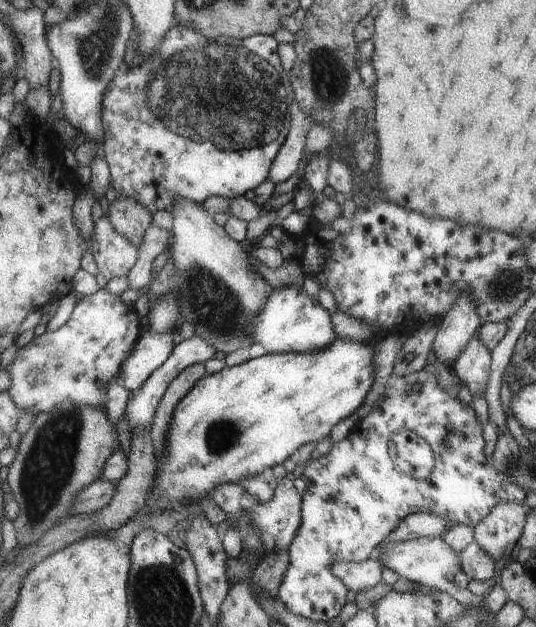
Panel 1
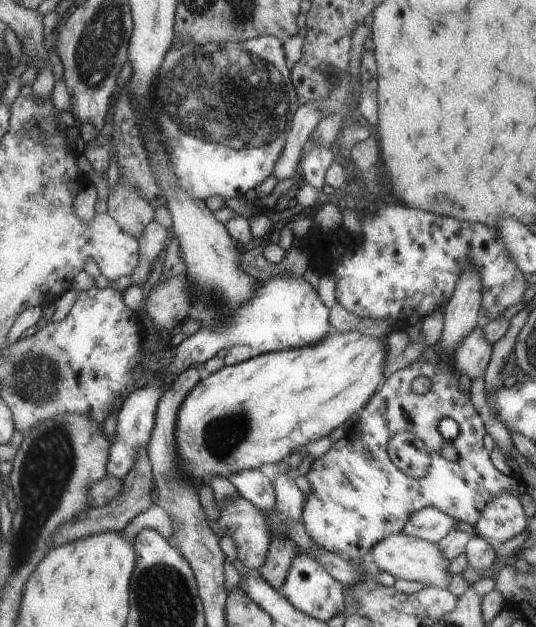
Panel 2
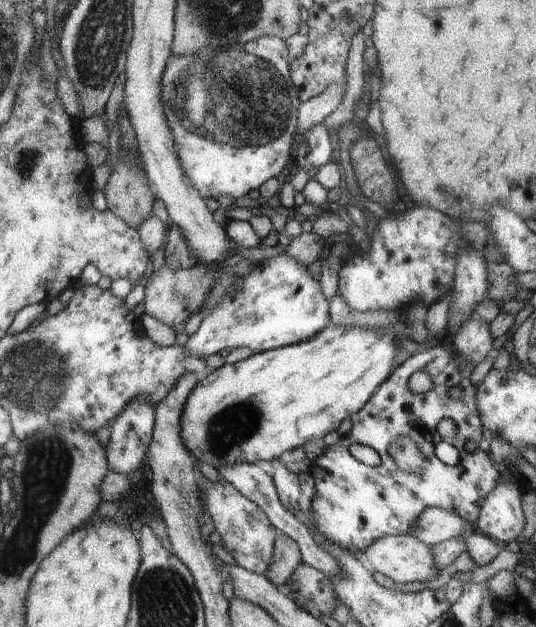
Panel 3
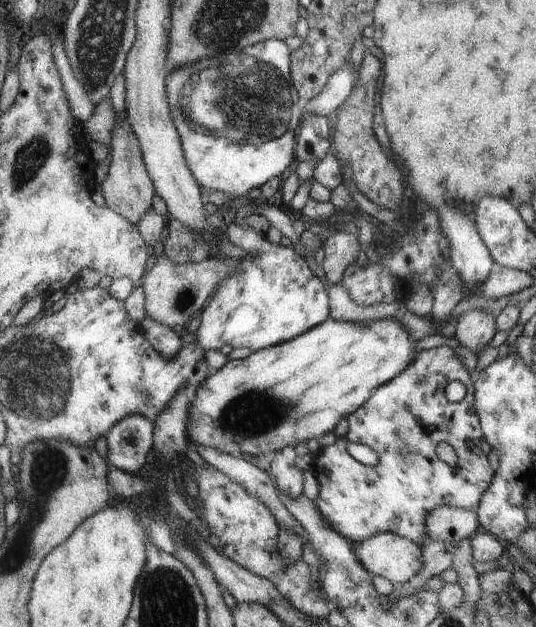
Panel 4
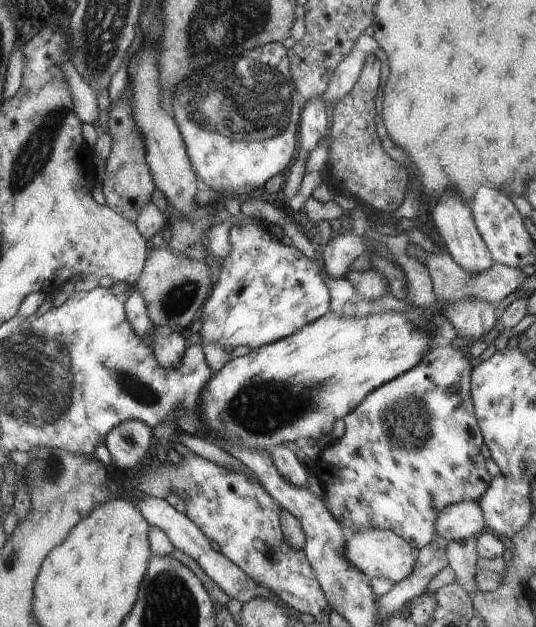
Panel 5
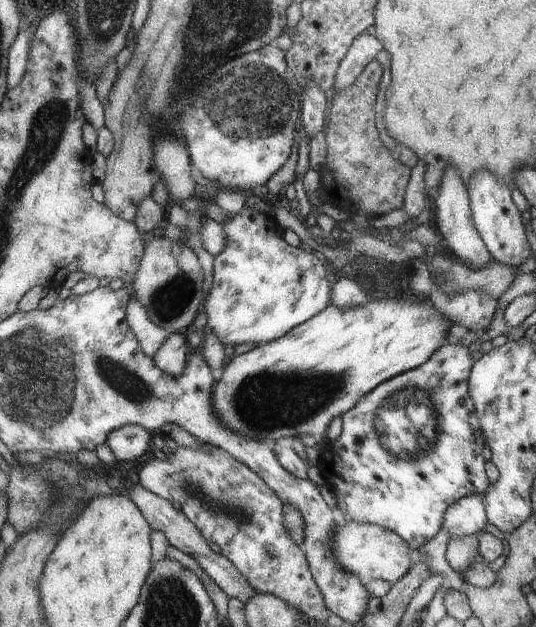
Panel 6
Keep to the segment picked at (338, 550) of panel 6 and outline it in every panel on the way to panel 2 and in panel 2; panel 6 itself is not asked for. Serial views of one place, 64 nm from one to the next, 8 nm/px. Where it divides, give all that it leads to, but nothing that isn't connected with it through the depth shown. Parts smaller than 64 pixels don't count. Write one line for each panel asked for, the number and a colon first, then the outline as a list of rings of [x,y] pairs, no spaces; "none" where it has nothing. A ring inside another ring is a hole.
2: [[[395,534],[395,536],[387,536],[379,544],[373,544],[369,554],[373,558],[373,564],[377,564],[379,570],[391,574],[395,578],[395,582],[409,580],[409,582],[423,582],[429,588],[443,588],[443,590],[449,588],[451,574],[447,574],[447,570],[445,570],[449,566],[449,560],[445,560],[441,556],[441,548],[433,542],[411,538],[405,534]]]
3: [[[381,536],[377,540],[373,540],[373,544],[369,544],[365,550],[361,550],[367,558],[367,562],[371,564],[371,568],[383,576],[387,576],[389,580],[393,580],[397,586],[401,584],[411,584],[411,582],[425,582],[429,578],[433,578],[437,574],[437,568],[433,564],[433,554],[431,548],[427,544],[423,544],[421,540],[417,540],[415,536]]]
4: [[[375,534],[353,548],[363,568],[387,578],[393,586],[405,584],[423,568],[423,546],[397,534]]]
5: [[[355,528],[353,532],[349,532],[347,544],[345,544],[345,556],[347,556],[347,560],[351,564],[357,566],[357,570],[367,580],[371,580],[371,578],[387,578],[391,584],[397,584],[397,582],[405,580],[413,572],[413,568],[417,564],[417,558],[413,558],[407,540],[403,540],[401,536],[397,536],[391,530],[379,530],[379,528],[361,530],[361,532],[357,532],[357,528]]]

